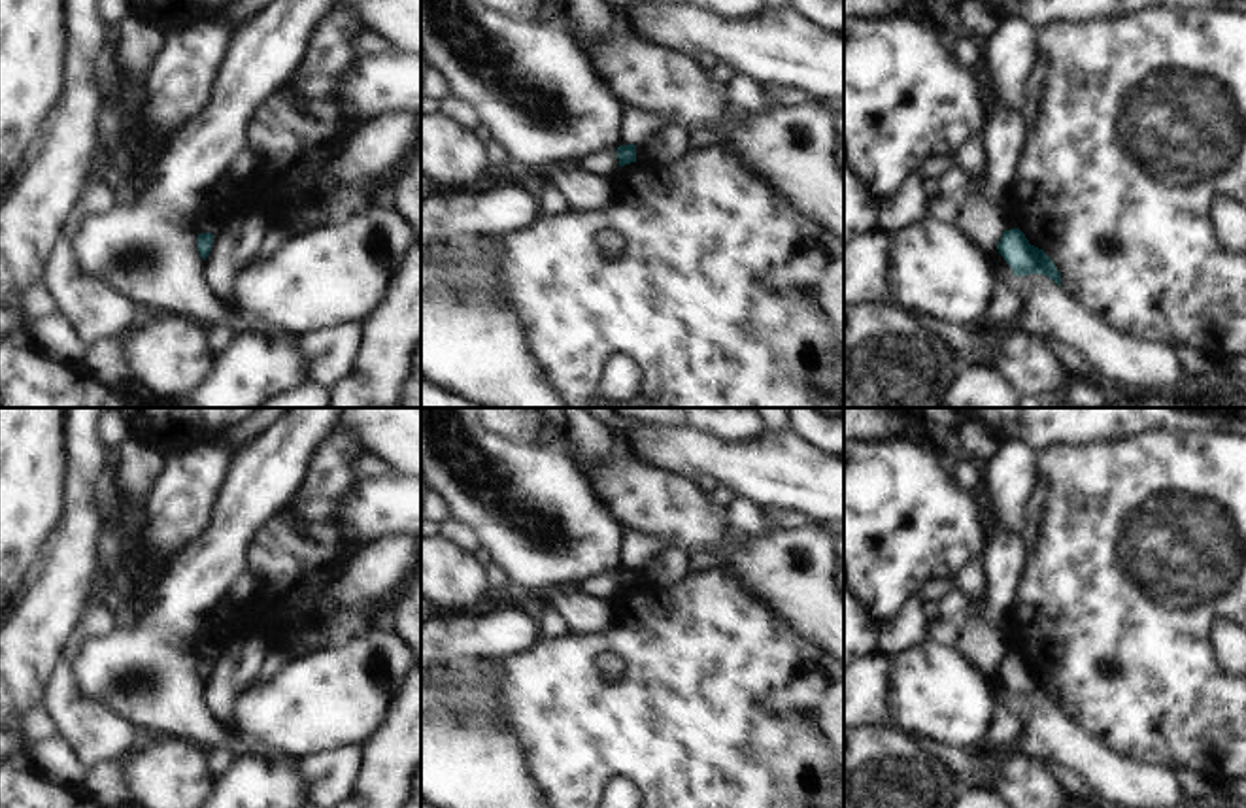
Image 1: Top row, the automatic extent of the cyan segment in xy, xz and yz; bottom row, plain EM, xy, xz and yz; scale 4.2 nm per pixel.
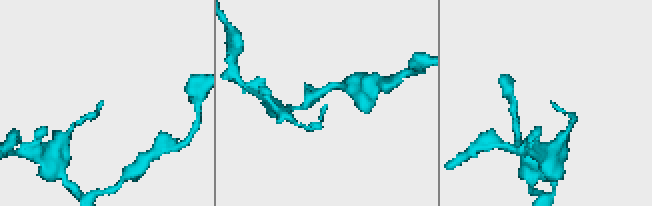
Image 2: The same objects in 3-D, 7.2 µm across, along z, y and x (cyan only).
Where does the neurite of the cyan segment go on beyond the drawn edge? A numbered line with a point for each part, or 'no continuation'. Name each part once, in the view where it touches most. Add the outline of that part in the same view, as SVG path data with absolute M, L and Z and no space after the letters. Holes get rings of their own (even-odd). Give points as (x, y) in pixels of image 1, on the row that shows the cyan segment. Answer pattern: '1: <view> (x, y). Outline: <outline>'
no continuation.

